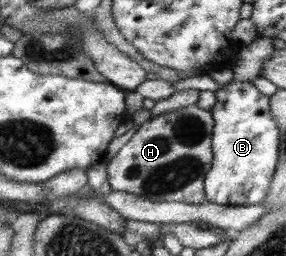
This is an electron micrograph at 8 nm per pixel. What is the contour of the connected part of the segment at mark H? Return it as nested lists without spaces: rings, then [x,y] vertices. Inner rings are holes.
[[[197,103],[151,117],[109,160],[106,178],[111,189],[149,201],[189,204],[206,201],[204,181],[212,169],[214,128],[211,110],[199,108]]]

